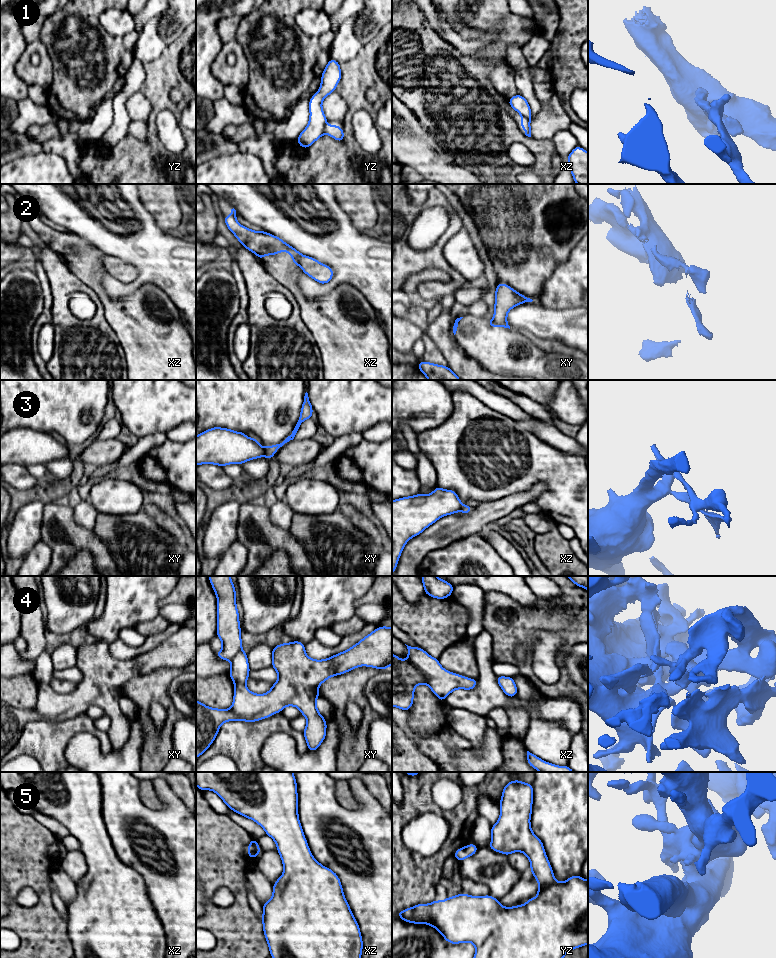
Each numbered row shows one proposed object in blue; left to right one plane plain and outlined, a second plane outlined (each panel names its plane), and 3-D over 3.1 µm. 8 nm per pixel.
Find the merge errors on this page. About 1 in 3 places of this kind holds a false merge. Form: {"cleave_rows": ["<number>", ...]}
{"cleave_rows": ["1", "2", "3"]}

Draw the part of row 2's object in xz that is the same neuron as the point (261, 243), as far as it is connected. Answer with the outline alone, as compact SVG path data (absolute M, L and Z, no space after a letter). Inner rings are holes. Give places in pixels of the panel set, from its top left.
M234 208L231 209L229 216L224 216L227 228L235 235L243 247L256 254L260 261L263 256L277 255L281 251L285 251L292 256L292 262L300 266L303 255L299 251L268 232L253 231L246 226L240 225L236 216Z

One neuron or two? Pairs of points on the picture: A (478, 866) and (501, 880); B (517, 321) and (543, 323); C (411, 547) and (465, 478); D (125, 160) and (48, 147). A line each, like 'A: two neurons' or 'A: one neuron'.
A: one neuron
B: one neuron
C: two neurons
D: two neurons

